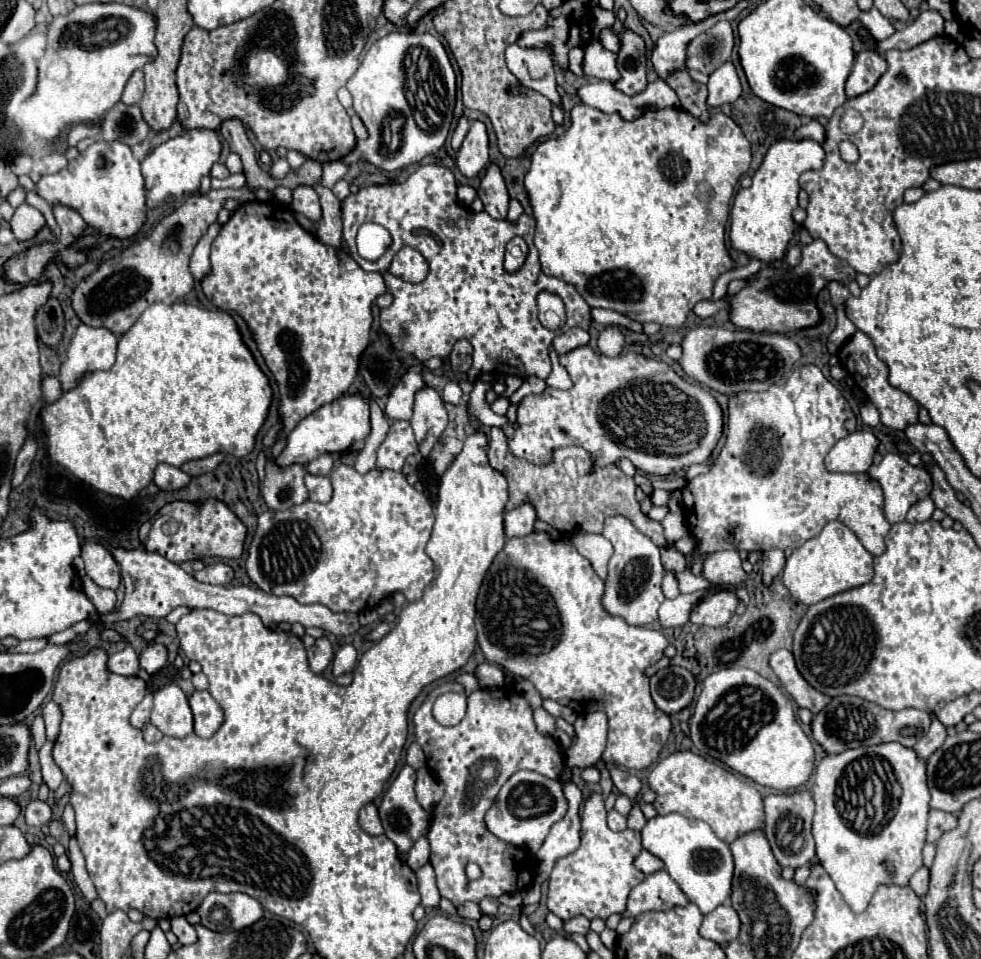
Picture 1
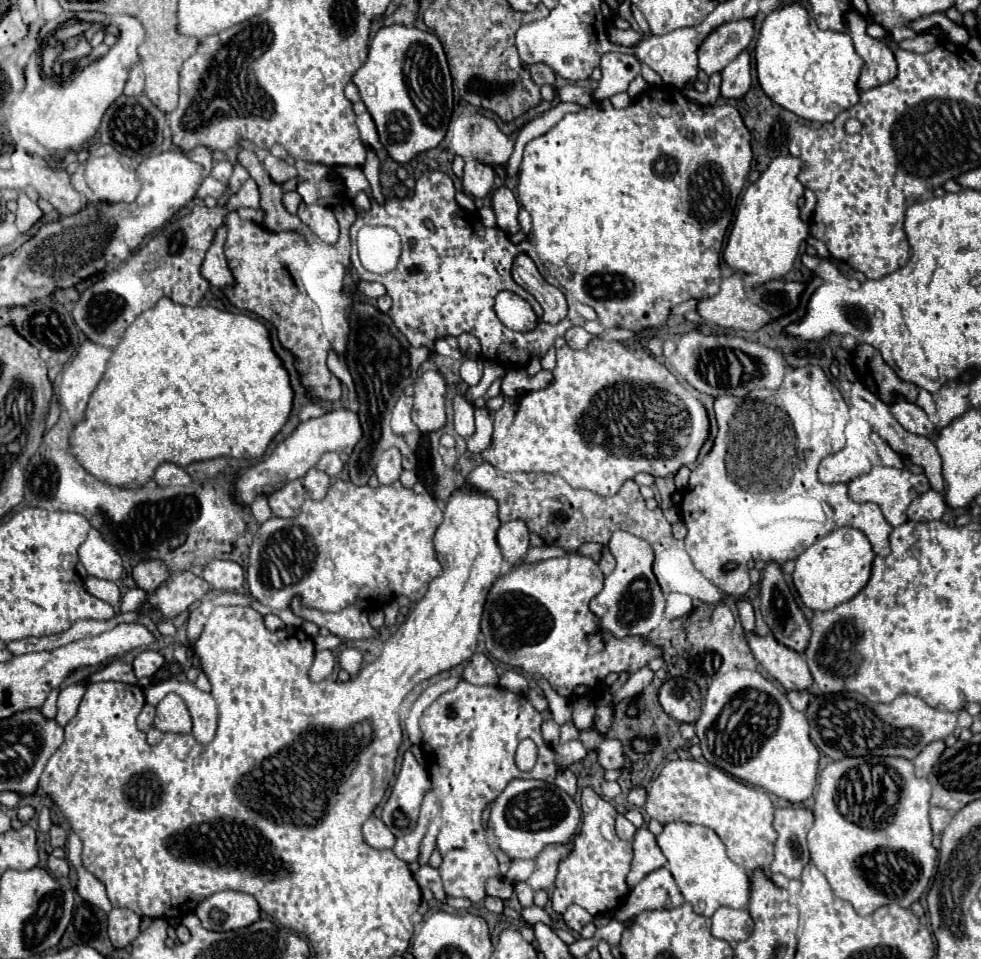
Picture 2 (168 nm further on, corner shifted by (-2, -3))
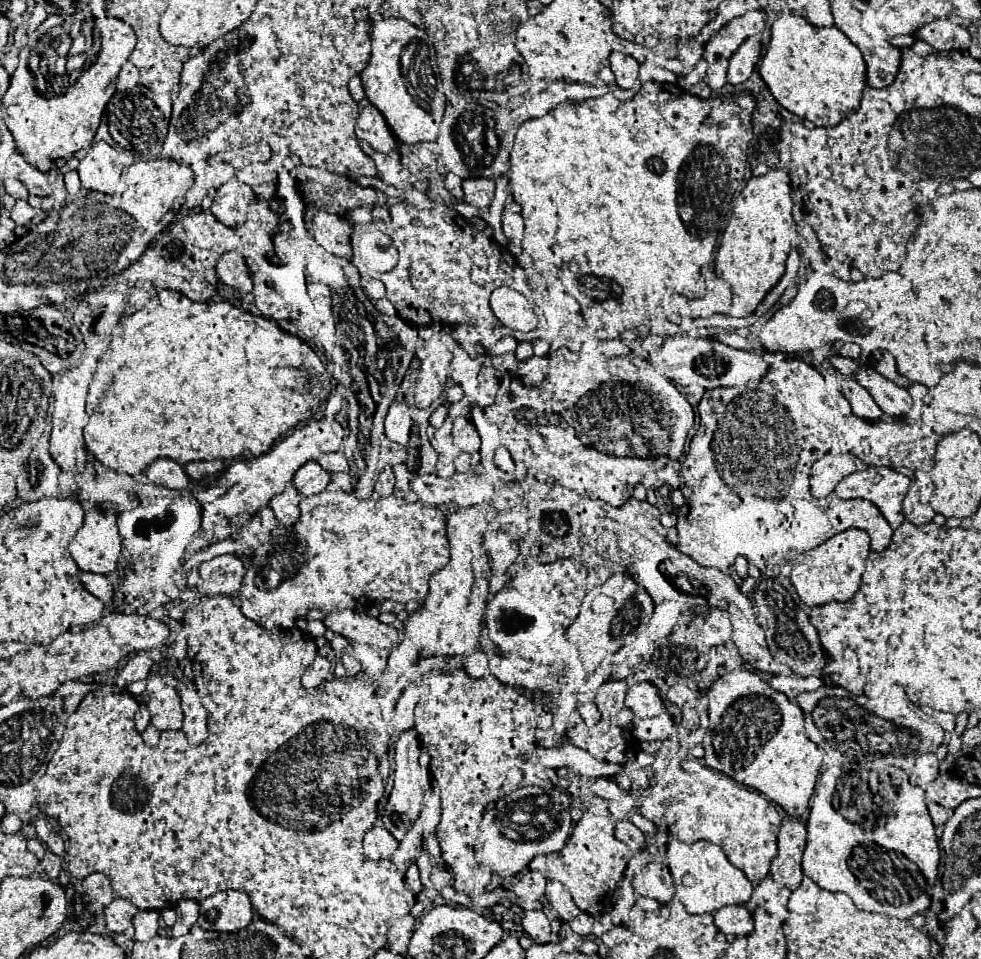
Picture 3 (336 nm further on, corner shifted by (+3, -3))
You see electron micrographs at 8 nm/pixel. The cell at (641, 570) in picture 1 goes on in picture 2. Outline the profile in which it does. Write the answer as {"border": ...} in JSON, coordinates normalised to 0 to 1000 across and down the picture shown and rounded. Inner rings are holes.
{"border":[[[628,554],[622,562],[622,575],[628,581],[628,593],[616,604],[616,614],[601,627],[601,637],[610,643],[610,658],[599,662],[597,668],[603,679],[616,677],[616,660],[624,660],[626,664],[659,664],[665,656],[669,656],[677,643],[679,623],[669,610],[669,602],[665,597],[667,577],[665,570],[638,554]]]}

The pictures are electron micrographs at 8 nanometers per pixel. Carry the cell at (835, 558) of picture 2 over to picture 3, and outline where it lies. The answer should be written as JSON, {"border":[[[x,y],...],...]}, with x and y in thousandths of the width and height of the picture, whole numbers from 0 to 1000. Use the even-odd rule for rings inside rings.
{"border":[[[861,552],[847,558],[841,566],[814,577],[806,583],[806,608],[821,631],[841,631],[847,627],[865,627],[878,610],[880,587],[886,579],[886,558],[878,552]]]}

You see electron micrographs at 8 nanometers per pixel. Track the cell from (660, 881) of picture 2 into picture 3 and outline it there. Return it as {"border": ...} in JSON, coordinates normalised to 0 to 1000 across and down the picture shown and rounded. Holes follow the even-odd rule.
{"border":[[[674,894],[649,906],[645,914],[645,925],[651,935],[662,935],[672,942],[682,942],[688,935],[688,921]],[[668,898],[674,898],[674,900],[668,900]]]}

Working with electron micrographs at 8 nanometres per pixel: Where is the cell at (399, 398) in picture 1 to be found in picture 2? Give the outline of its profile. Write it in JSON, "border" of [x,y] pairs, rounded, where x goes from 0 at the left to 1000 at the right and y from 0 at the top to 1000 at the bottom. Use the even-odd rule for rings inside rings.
{"border":[[[412,412],[408,414],[408,418],[402,422],[402,429],[400,429],[400,449],[404,454],[414,454],[418,449],[424,447],[424,443],[420,441],[418,437],[418,429],[420,429],[420,414],[418,412]]]}

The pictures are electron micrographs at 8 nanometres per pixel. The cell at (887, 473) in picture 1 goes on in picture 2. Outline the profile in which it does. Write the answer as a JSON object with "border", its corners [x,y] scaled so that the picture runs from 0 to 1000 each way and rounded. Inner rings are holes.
{"border":[[[891,485],[885,495],[871,497],[864,504],[864,516],[873,525],[885,525],[885,522],[893,525],[909,550],[924,545],[926,527],[930,525],[930,520],[934,520],[938,514],[942,514],[942,510],[946,510],[946,499],[942,495],[932,495],[926,489],[909,489],[909,487],[901,487],[901,485]]]}

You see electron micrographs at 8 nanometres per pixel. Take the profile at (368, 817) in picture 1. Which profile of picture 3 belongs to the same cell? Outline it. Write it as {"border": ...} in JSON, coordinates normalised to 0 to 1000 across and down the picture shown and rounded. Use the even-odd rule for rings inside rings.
{"border":[[[380,860],[370,873],[370,889],[374,896],[394,896],[405,883],[405,875],[388,860]]]}

